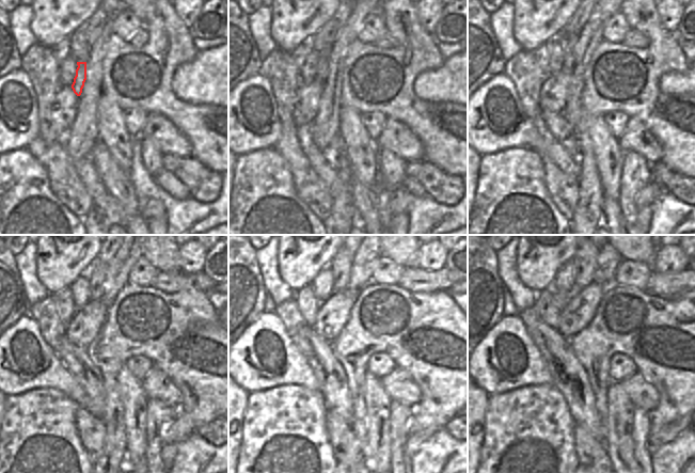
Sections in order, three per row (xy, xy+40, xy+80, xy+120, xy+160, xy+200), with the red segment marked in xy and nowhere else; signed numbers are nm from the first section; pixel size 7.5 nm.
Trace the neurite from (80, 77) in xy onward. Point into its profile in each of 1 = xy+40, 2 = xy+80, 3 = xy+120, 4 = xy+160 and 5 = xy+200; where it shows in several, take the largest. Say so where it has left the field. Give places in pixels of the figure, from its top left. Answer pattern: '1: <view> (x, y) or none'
1: xy+40 (321, 72)
2: xy+80 (568, 45)
3: xy+120 (96, 273)
4: xy+160 (341, 265)
5: xy+200 (584, 261)

